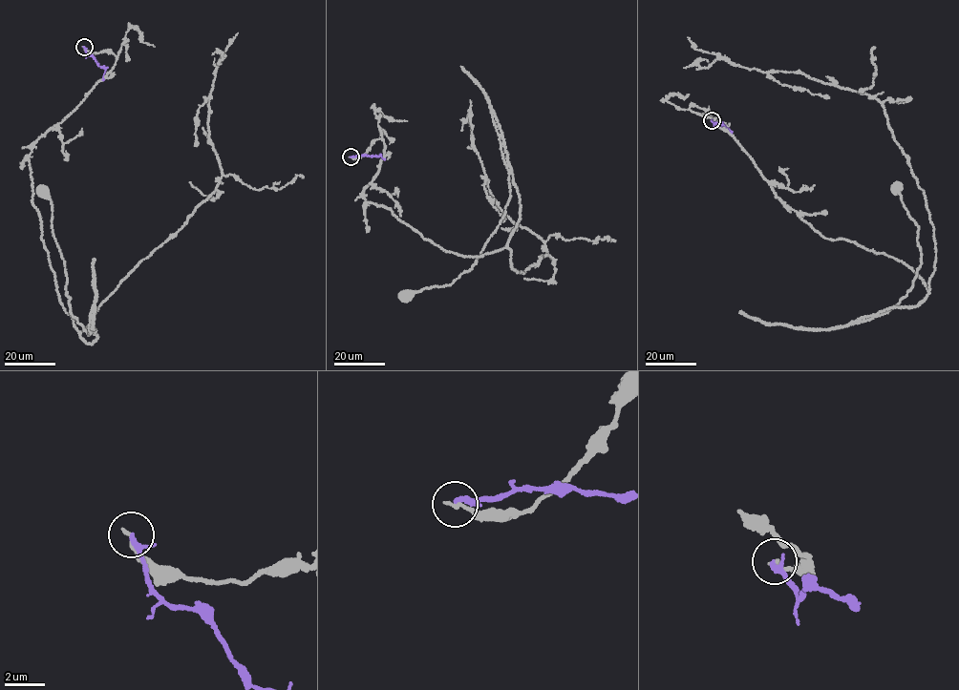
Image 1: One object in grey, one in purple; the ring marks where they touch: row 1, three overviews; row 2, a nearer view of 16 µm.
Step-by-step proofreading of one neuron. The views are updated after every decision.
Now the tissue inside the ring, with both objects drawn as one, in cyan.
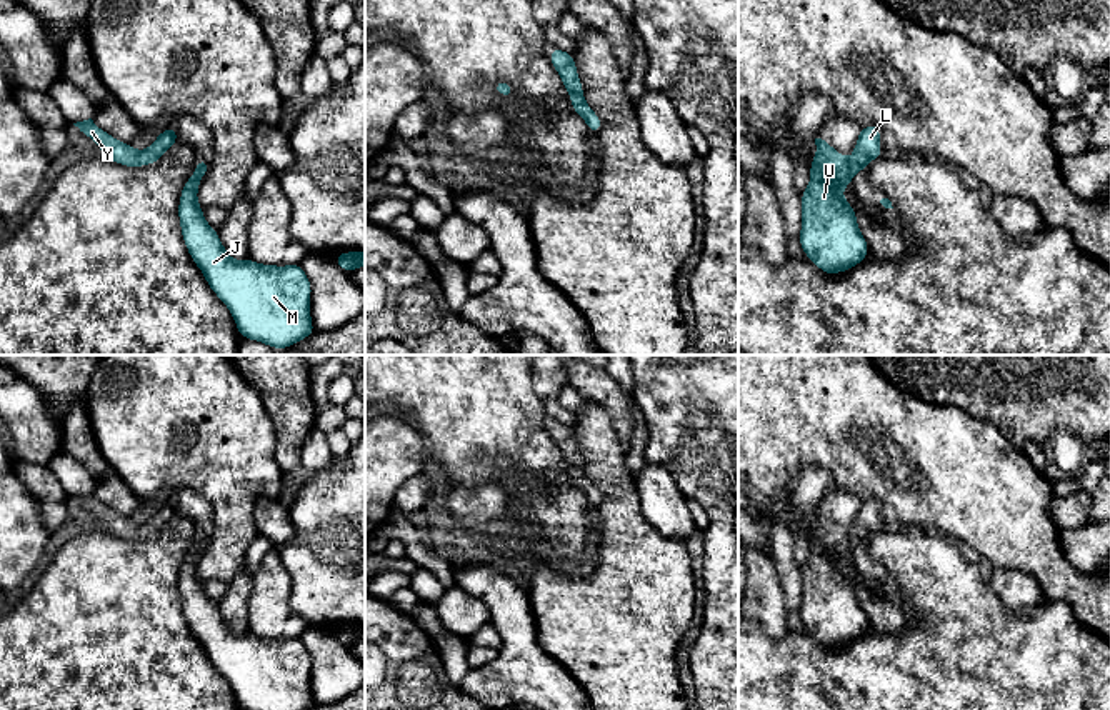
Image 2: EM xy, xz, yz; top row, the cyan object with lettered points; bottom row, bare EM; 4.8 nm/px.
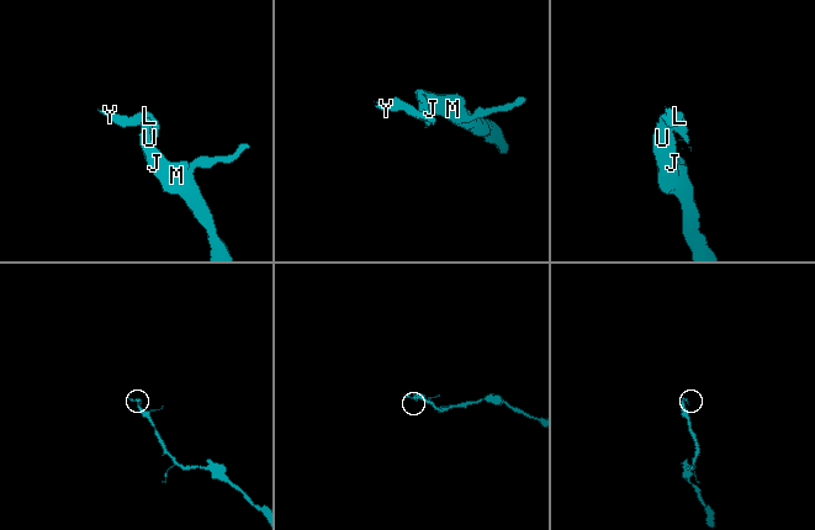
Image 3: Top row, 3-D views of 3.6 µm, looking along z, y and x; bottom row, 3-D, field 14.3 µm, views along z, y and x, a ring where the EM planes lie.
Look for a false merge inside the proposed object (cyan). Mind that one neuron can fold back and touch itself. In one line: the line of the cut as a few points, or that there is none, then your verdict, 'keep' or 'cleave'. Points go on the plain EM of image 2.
yz (847, 534), (852, 547) | cleave

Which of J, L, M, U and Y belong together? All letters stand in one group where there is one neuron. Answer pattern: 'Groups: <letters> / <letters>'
Groups: J M U / L Y

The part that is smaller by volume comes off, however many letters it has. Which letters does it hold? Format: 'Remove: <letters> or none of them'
Remove: L, Y

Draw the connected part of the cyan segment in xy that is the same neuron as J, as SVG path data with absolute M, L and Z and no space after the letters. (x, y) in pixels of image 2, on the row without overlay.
M195 540L185 555L178 593L182 612L208 660L227 678L240 710L310 710L312 657L300 637L263 638L233 633L198 578L203 547Z

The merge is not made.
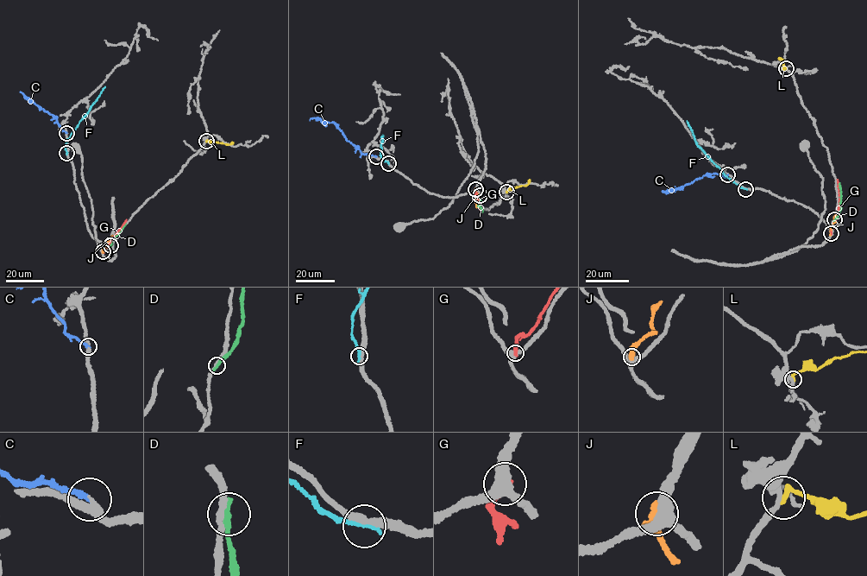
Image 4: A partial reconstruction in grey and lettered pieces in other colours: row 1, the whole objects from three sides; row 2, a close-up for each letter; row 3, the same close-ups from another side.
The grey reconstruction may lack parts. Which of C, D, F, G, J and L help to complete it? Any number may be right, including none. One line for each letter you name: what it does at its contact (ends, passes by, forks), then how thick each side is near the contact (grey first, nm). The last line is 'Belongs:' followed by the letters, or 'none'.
C: it ends | 280/240 nm
Belongs: C

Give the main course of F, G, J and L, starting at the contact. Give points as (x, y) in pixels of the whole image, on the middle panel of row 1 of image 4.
F: (388, 163), (382, 160), (380, 152), (383, 136)
G: (476, 189), (480, 212)
J: (475, 189), (476, 207)
L: (506, 192), (525, 186), (530, 179)

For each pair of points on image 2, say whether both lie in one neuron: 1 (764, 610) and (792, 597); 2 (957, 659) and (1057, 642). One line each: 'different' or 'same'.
1: different
2: same

